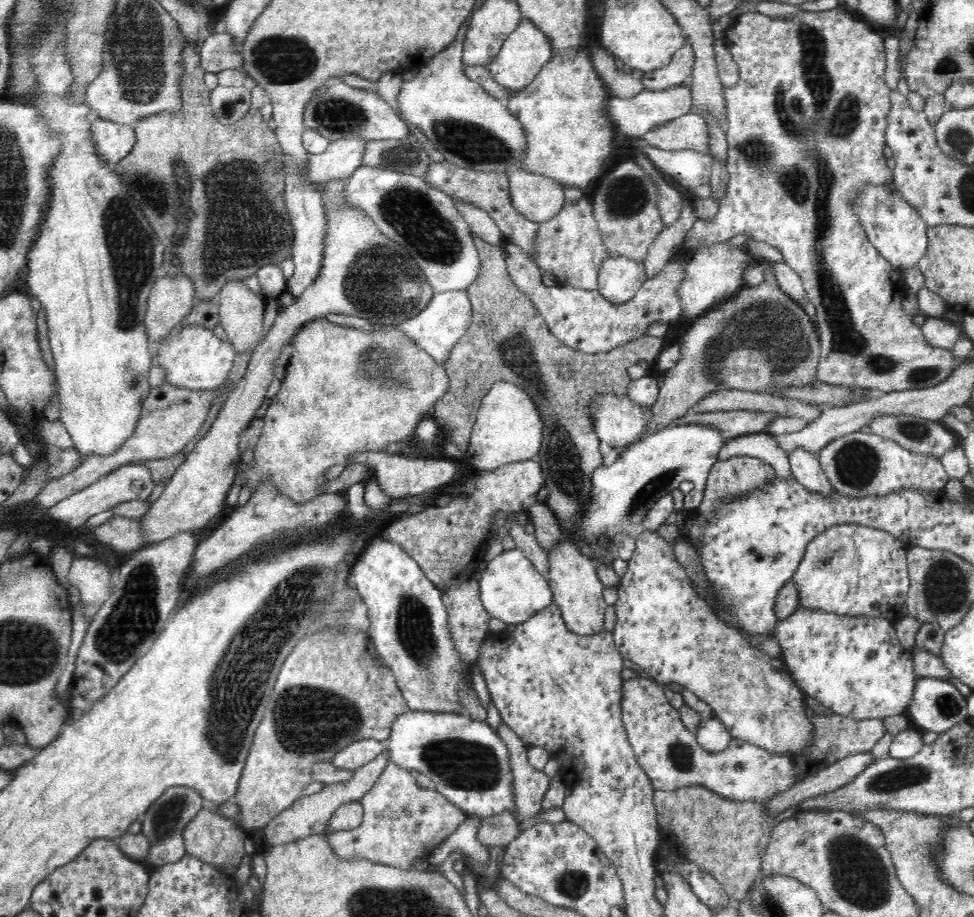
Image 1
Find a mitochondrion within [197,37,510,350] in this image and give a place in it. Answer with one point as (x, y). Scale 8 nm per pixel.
(381, 280)

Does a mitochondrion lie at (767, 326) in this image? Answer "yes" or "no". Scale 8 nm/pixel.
yes

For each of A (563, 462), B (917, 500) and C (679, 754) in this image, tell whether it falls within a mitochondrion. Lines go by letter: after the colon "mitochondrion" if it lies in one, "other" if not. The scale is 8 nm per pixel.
A: mitochondrion
B: other
C: mitochondrion

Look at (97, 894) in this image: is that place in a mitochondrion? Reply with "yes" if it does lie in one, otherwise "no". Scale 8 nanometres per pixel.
no

